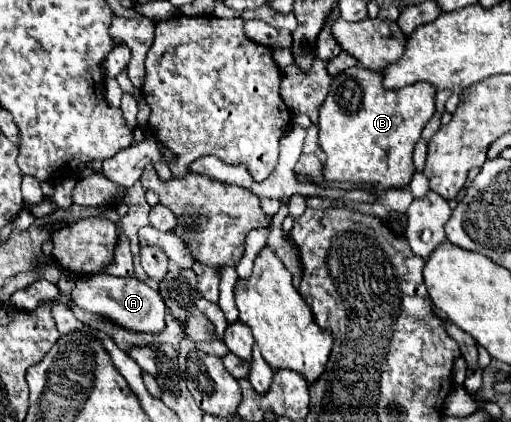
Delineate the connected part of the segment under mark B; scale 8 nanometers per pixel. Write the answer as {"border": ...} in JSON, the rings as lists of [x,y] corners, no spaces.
{"border":[[[354,65],[338,73],[332,81],[330,93],[320,109],[320,149],[326,153],[324,163],[324,177],[328,181],[350,181],[350,183],[366,183],[366,185],[382,185],[384,189],[390,187],[404,187],[410,183],[414,175],[412,165],[412,151],[424,125],[434,115],[434,97],[436,87],[422,81],[402,89],[384,89],[382,87],[382,73],[370,71],[362,65]]]}

